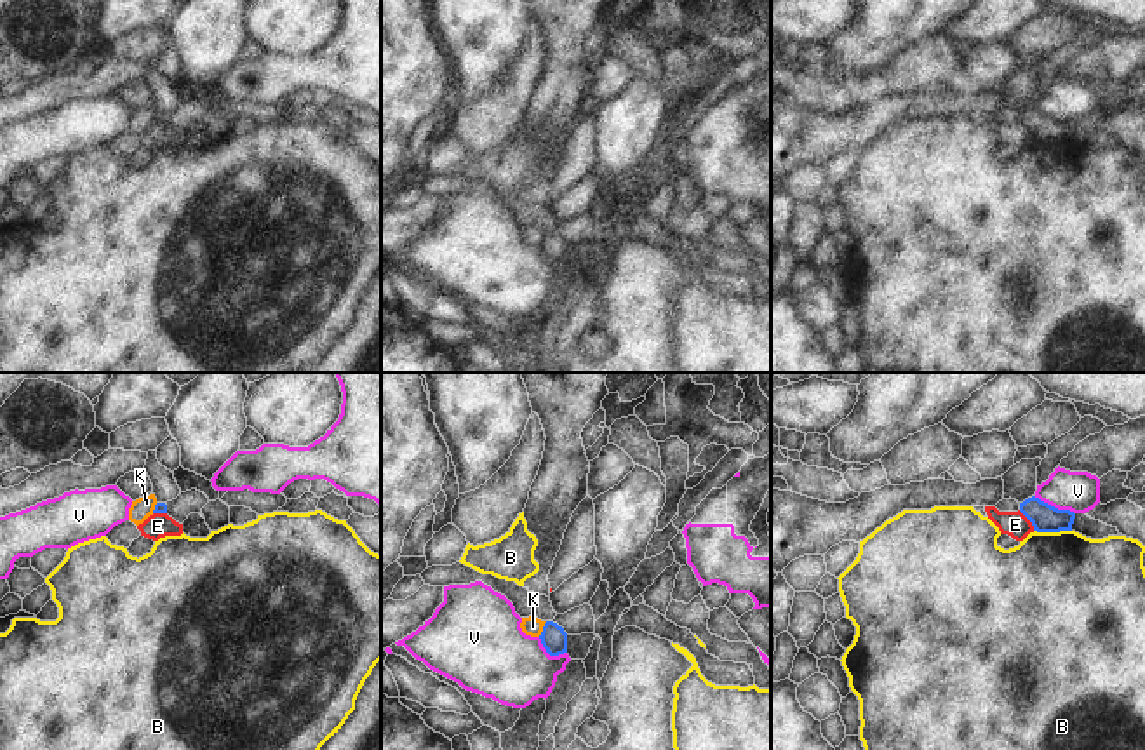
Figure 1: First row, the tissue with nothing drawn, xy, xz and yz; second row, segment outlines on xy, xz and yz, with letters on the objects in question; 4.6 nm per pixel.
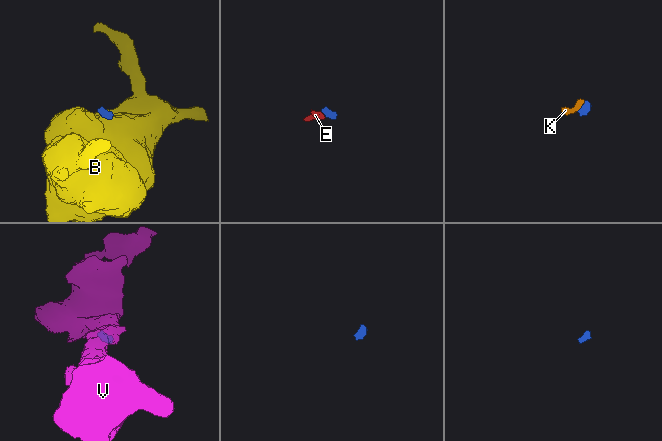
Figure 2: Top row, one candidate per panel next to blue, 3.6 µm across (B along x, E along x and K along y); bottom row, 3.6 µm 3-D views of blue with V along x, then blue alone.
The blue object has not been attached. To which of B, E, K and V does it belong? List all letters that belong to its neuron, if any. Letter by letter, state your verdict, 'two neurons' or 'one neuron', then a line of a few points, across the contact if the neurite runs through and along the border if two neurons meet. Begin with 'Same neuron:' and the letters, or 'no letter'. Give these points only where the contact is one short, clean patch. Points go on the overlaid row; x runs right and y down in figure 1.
Same neuron: no letter
B: two neurons; line yz (1034, 529), (1071, 531)
E: two neurons; line yz (1018, 510), (1034, 529)
K: two neurons; line xz (547, 622), (538, 636)
V: two neurons; line yz (1034, 496), (1058, 508), (1069, 508), (1074, 514)

